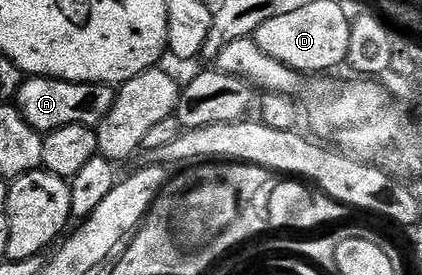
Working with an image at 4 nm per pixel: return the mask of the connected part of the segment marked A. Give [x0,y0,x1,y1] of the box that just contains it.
[16,75,116,133]

